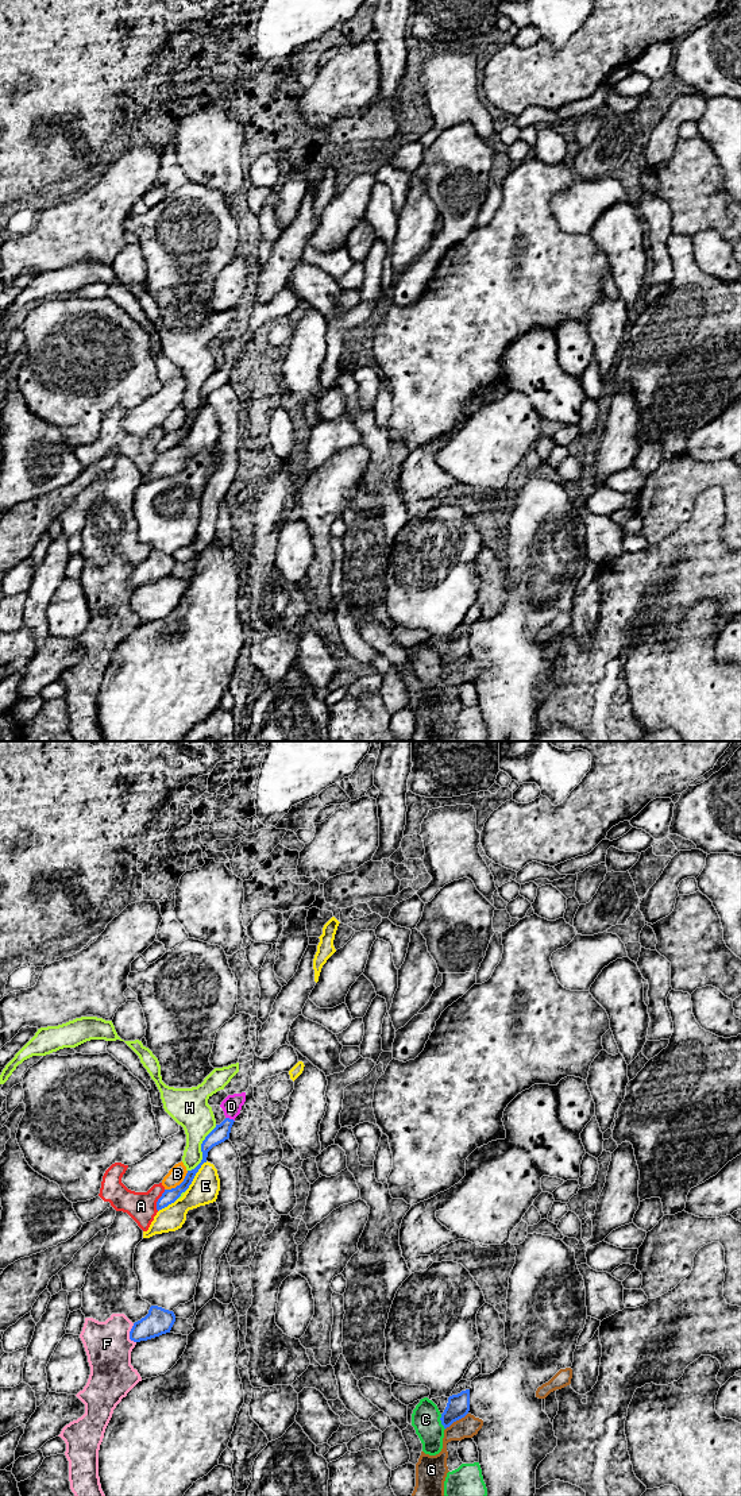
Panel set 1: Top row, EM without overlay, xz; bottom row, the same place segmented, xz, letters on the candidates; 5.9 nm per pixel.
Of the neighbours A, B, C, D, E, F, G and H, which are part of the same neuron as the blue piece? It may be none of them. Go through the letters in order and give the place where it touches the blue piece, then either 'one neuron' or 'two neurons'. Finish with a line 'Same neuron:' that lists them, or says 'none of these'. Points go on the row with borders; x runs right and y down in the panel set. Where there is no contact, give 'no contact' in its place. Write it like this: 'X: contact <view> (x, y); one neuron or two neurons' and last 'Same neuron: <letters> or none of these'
A: contact xz (158, 1200); two neurons
B: contact xz (180, 1184); two neurons
C: contact xz (442, 1422); two neurons
D: contact xz (228, 1118); one neuron
E: contact xz (195, 1175); two neurons
F: contact xz (130, 1334); two neurons
G: contact xz (456, 1419); two neurons
H: contact xz (201, 1149); two neurons
Same neuron: D

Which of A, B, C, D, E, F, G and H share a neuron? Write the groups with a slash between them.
A / B / C / D / E / F / G / H

